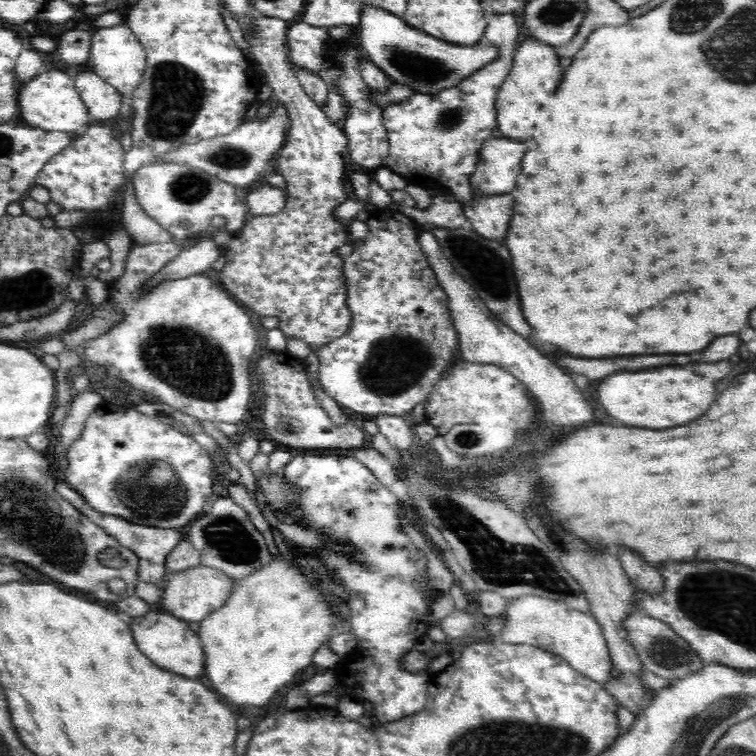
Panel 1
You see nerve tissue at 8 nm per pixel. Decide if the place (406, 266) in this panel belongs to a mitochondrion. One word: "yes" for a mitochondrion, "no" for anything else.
no

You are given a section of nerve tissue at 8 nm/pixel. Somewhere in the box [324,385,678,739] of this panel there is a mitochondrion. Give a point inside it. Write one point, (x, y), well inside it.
(497, 561)

